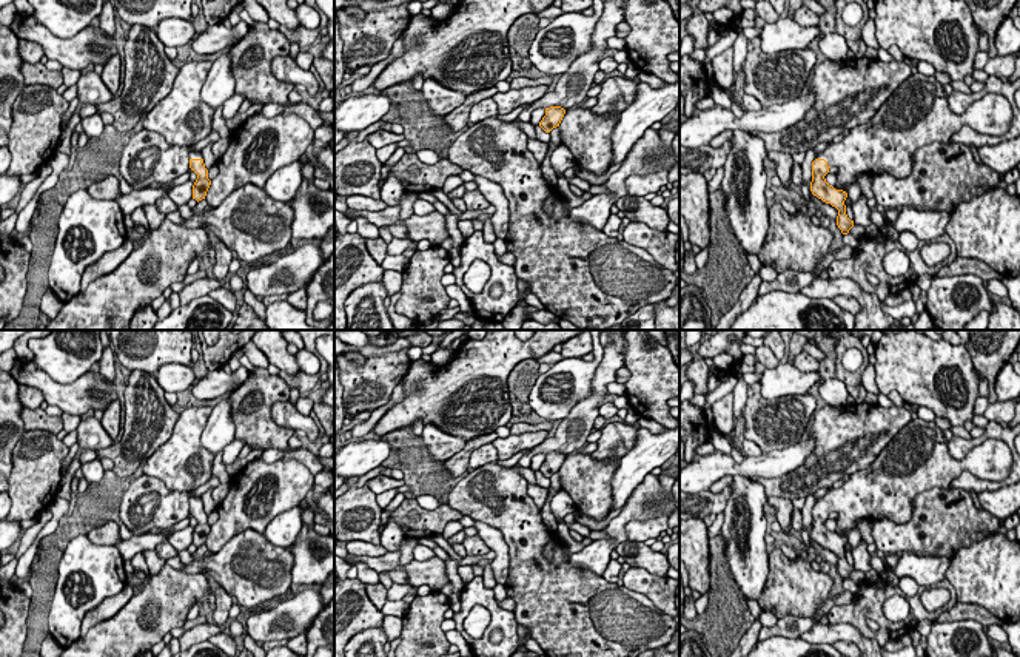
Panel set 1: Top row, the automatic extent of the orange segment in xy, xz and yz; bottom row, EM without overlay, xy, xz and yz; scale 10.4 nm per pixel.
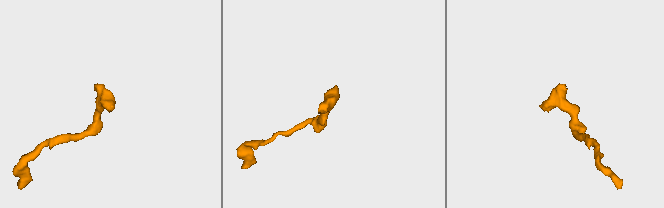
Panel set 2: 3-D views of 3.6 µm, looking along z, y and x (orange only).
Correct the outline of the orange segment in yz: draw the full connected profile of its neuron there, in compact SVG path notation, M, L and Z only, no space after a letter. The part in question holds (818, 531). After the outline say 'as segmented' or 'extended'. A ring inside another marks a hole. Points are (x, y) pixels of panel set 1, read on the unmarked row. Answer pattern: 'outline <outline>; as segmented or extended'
outline M911 419L881 450L869 469L858 470L849 475L840 489L827 489L812 507L810 537L814 541L838 555L837 571L843 580L847 580L854 572L846 560L844 546L847 543L846 532L857 527L860 518L881 520L889 518L895 523L906 523L912 518L912 501L918 494L934 487L949 489L952 481L963 472L989 480L1005 480L1012 467L1012 455L1009 446L995 438L988 438L975 446L963 460L954 460L949 453L943 430L935 421ZM830 512L837 512L837 529L832 532L824 521Z; extended

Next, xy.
outline M190 494L190 514L197 520L196 527L183 527L177 532L174 532L168 543L177 551L186 551L190 544L196 544L197 548L205 544L206 537L211 531L211 526L208 524L208 515L203 509L203 501L200 497Z; extended

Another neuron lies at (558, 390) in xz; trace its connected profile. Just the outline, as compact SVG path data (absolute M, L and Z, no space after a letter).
M564 358L541 373L533 384L528 404L547 421L567 418L570 410L592 393L598 362L582 358Z

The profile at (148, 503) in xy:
M142 475L123 494L119 514L134 537L157 527L168 540L173 526L190 515L190 494L169 490L162 480Z

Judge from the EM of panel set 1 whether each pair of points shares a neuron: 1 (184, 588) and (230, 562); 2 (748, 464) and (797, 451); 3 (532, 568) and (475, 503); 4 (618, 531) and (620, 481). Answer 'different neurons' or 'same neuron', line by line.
1: different neurons
2: same neuron
3: same neuron
4: different neurons

